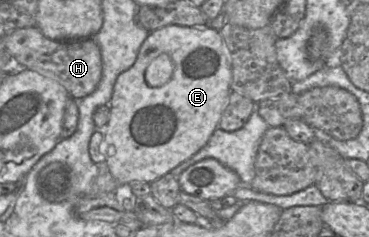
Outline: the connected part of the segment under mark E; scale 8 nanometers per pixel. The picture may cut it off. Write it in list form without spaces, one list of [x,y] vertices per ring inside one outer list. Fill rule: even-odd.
[[[167,25],[154,31],[150,31],[147,38],[142,43],[135,63],[126,71],[122,72],[116,79],[110,106],[110,119],[107,124],[105,136],[101,144],[101,152],[105,156],[107,167],[112,176],[119,185],[130,184],[131,182],[152,183],[169,173],[182,162],[186,161],[201,148],[203,148],[216,128],[219,128],[219,122],[228,105],[229,97],[232,93],[232,68],[230,58],[226,52],[224,40],[220,32],[209,27],[189,27],[182,25]],[[160,54],[168,54],[174,63],[174,71],[171,79],[161,87],[150,87],[145,80],[145,72],[149,64]]]

